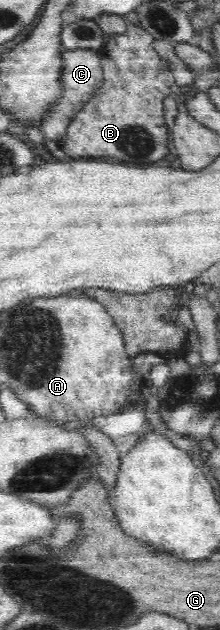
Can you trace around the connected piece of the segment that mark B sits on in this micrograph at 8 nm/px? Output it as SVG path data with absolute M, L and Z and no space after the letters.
M127 23L127 31L116 34L112 32L108 41L98 49L103 68L103 85L91 97L87 107L75 115L67 125L66 134L59 141L58 147L65 152L67 159L80 157L113 157L119 162L145 166L160 163L169 153L170 130L163 119L163 99L174 95L169 88L173 85L174 75L153 47L154 37L134 24Z

